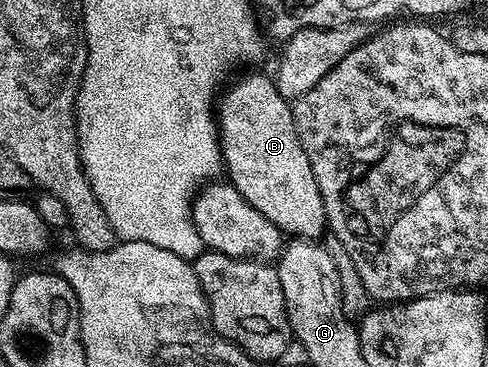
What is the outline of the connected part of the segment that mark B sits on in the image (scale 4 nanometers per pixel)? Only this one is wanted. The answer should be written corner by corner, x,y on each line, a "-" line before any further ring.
251,74
240,82
232,81
218,99
219,147
223,150
225,174
237,192
265,220
273,220
284,235
315,240
327,230
321,188
317,188
317,176
313,176
309,156
301,148
292,103
267,78

